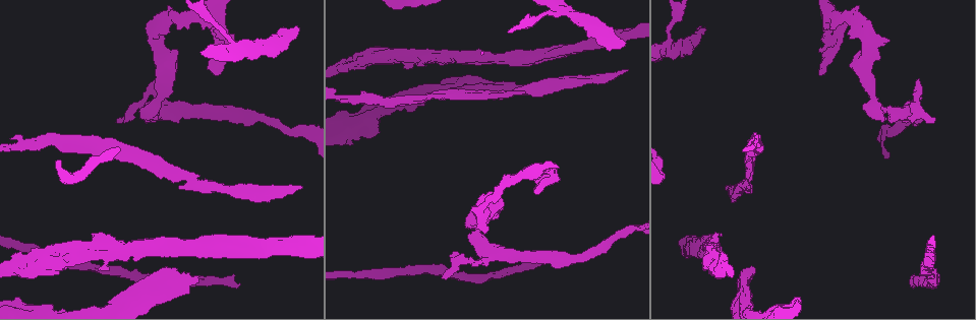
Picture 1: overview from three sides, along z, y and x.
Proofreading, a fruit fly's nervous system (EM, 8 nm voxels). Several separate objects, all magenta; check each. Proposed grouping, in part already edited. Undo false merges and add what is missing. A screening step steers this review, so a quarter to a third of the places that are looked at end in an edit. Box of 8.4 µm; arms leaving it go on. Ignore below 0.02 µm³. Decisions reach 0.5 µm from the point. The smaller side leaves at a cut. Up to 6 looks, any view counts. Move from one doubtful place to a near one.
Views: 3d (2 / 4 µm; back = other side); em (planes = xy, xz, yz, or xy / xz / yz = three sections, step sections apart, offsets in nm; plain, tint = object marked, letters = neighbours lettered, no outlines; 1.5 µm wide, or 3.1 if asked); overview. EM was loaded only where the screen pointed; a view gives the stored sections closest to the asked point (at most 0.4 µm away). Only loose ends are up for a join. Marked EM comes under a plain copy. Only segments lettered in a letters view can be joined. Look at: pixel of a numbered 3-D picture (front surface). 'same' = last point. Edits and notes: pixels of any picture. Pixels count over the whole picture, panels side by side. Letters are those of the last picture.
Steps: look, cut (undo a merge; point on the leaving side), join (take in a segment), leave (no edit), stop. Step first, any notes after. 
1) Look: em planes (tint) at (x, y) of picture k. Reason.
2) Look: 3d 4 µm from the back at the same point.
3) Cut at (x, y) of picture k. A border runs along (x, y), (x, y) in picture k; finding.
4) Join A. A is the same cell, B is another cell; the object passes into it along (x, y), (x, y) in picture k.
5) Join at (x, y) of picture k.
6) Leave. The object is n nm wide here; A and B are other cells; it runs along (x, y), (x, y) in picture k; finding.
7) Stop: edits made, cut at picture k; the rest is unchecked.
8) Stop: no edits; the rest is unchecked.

Look: 3d 4 µm at (623, 40) of picture 1. Branch stops here.

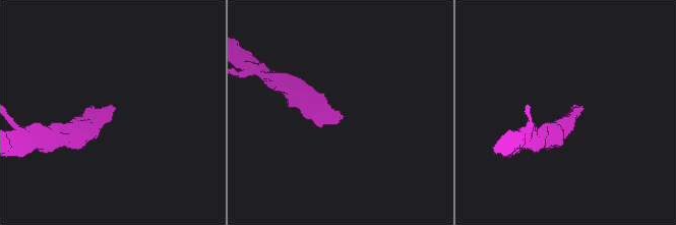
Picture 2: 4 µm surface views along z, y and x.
Look: em planes (letters) at (113, 107) of picture 2. Now the EM.

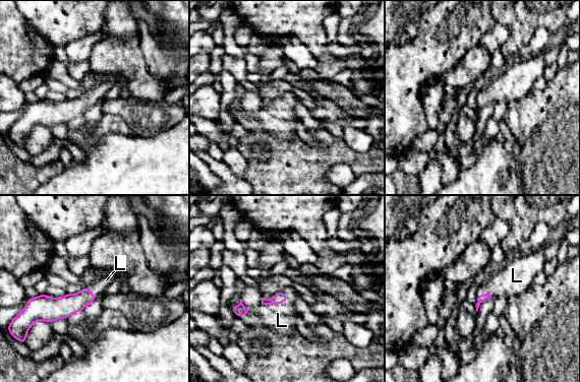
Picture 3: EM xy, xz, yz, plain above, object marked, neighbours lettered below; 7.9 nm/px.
Join L. L is the same cell; it goes on there.

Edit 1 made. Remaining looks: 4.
Look: em yz step 4 (tint) at (227, 30) of picture 1. Arms part here.

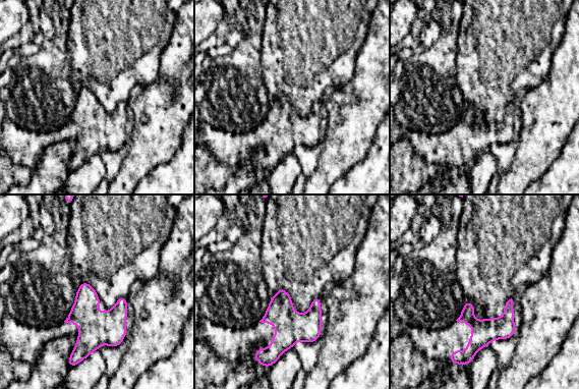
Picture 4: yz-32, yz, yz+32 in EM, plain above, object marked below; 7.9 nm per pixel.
Look: em xz step 4 (letters) at the same point. Another direction.

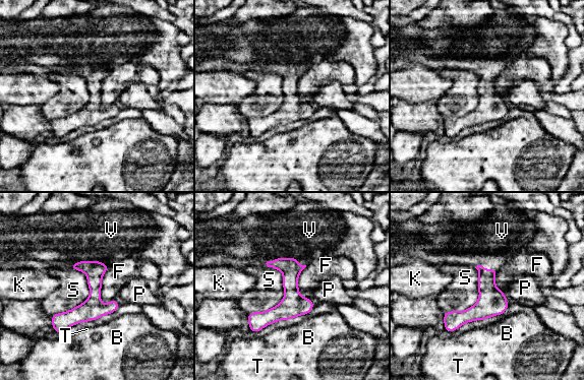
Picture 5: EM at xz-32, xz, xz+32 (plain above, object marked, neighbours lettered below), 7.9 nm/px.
Leave. B, F, K, P, S, T and V are other cells; a border runs along (306, 265), (298, 276), (298, 289) in picture 5; all the same neuron.

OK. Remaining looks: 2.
Look: 3d 2 µm at (107, 269) of picture 1. An open end.

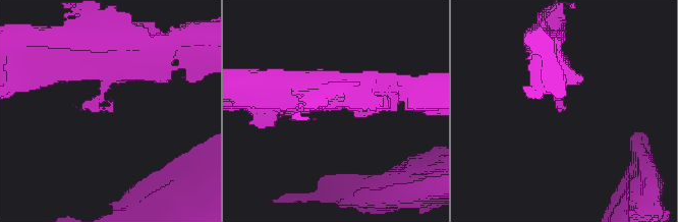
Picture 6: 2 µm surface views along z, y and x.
Look: em planes (letters) at (338, 108) of picture 6. Need the tissue.

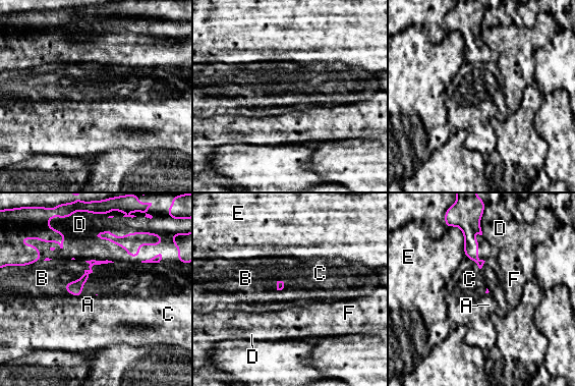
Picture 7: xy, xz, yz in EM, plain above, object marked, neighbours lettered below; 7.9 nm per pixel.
Leave. A, B, C, D, E and F are other cells; a border runs along (93, 271), (82, 285), (81, 294) in picture 7; none of them fits.

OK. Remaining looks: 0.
Stop: edits made, join at picture 3; the rest is unchecked.

